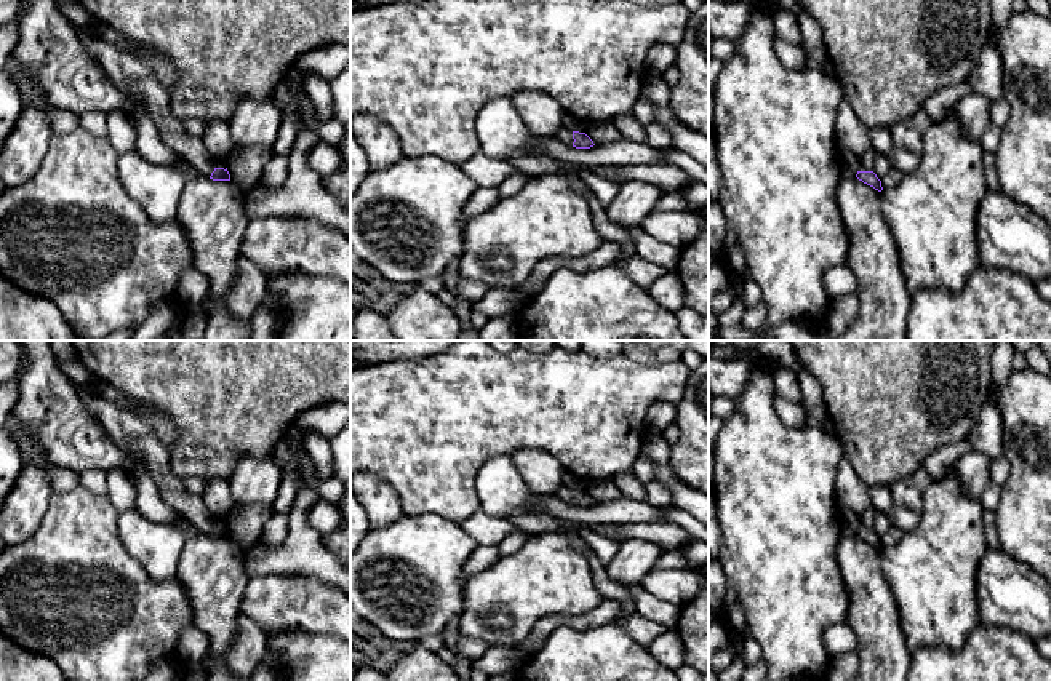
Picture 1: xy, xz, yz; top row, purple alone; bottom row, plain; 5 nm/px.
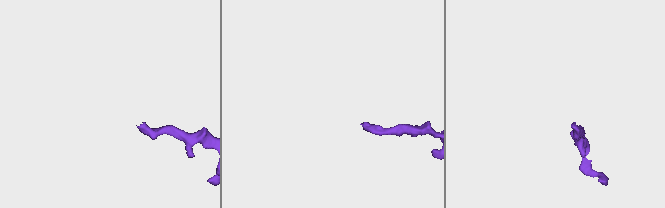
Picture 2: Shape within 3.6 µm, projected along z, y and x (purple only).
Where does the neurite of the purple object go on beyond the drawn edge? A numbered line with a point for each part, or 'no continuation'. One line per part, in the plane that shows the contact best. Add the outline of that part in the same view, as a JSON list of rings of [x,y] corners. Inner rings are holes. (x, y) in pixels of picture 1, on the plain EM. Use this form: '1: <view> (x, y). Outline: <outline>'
1: xz (565, 494). Outline: [[[565,486],[560,488],[560,489],[557,489],[553,496],[555,496],[557,499],[563,500],[563,502],[568,504],[568,505],[573,505],[573,500],[574,500],[573,491],[568,489],[568,488],[565,488]]]

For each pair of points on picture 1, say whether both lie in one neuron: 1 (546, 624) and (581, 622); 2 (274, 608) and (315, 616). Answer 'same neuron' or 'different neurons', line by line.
1: same neuron
2: same neuron

